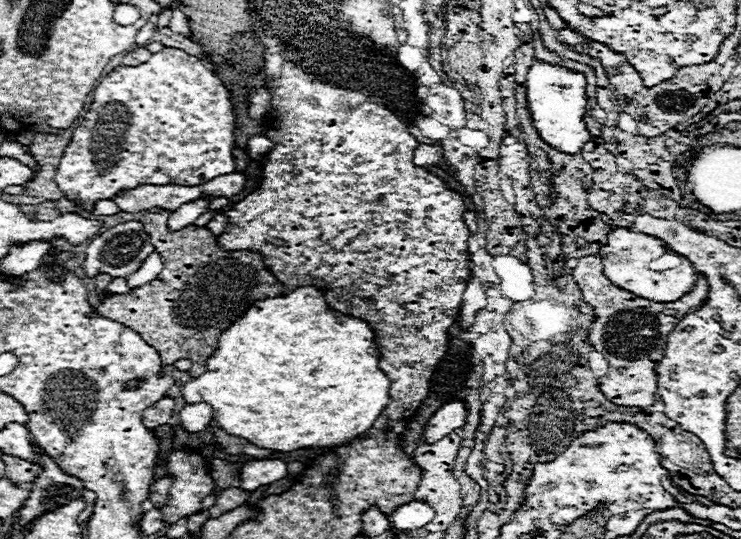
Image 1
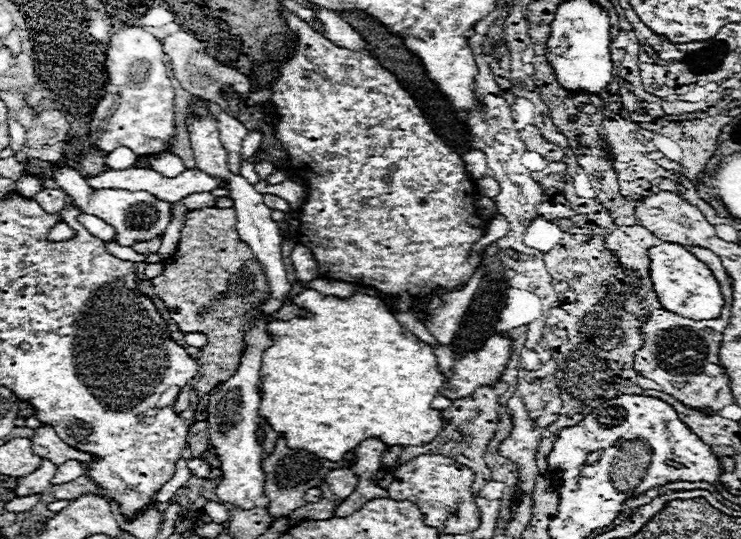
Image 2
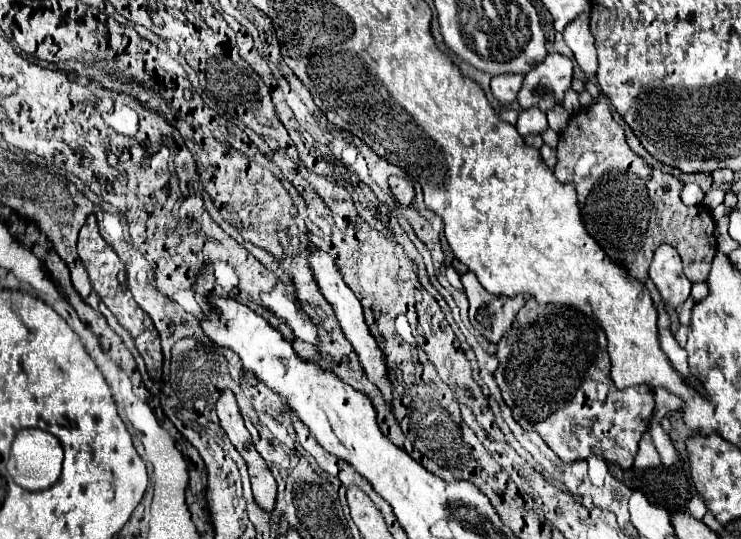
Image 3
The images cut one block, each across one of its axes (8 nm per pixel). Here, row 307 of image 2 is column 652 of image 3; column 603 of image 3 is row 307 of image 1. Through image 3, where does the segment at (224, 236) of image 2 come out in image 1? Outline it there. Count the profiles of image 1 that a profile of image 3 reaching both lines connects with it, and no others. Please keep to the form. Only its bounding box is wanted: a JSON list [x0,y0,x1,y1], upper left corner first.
[90,212,282,378]

